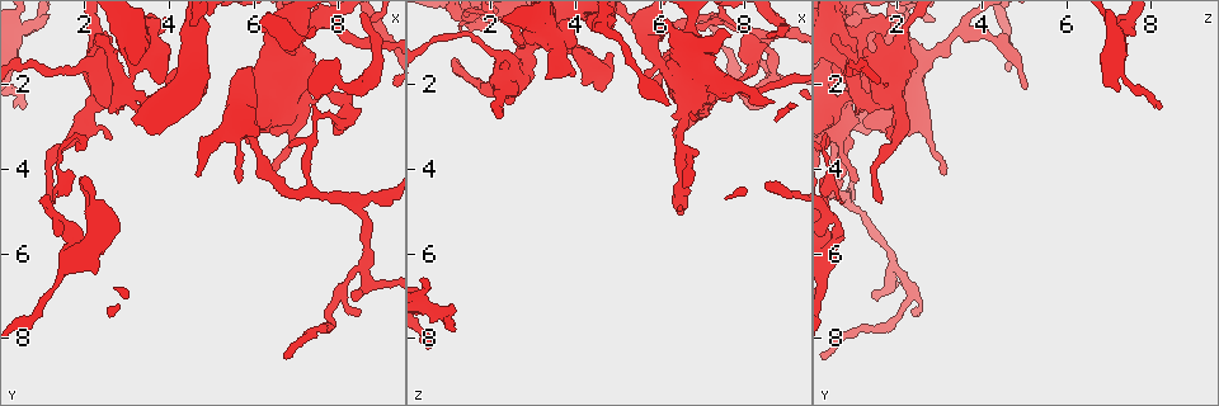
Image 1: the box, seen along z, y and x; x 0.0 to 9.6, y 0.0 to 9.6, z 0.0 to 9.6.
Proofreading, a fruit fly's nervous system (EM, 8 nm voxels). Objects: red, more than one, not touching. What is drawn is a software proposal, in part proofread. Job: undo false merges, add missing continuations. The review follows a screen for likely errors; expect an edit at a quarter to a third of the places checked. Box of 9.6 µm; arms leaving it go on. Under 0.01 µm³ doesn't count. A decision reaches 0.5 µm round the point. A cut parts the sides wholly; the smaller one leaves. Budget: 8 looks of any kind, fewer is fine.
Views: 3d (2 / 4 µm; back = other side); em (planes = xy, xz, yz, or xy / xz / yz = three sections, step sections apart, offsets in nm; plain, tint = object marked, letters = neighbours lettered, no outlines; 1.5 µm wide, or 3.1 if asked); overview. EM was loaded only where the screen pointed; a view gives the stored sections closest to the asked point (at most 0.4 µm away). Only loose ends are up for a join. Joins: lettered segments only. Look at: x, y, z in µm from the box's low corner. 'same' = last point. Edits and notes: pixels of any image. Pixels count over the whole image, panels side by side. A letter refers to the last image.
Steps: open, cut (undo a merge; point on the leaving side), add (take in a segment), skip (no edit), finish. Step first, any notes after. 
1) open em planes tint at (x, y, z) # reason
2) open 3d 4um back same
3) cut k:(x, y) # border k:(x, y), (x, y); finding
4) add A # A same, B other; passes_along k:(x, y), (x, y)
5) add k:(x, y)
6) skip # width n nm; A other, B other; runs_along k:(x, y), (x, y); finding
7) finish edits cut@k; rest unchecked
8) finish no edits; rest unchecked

open 3d 4um at (0.65, 0.70, 7.35) # sudden change in width

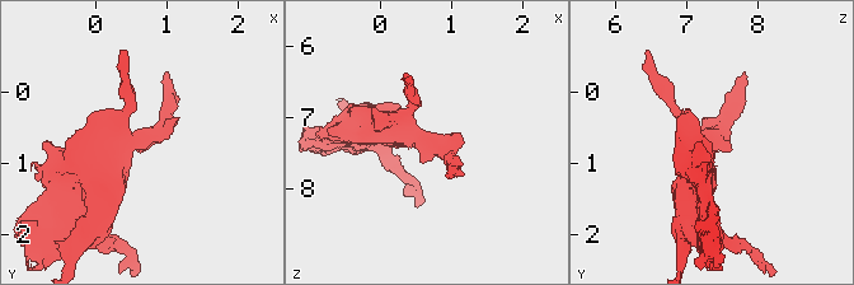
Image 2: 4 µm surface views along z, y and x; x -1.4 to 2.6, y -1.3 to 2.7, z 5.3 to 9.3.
open em planes tint at (0.60, 0.70, 7.30) # arm_widths 220, 550 nm; need the tissue

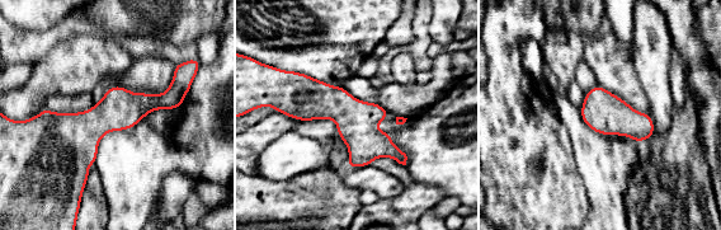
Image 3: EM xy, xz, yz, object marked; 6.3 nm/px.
open em planes letters same # see the neighbours

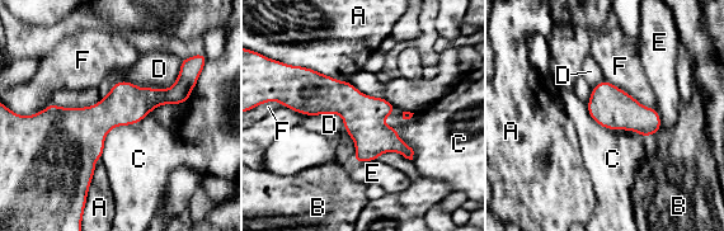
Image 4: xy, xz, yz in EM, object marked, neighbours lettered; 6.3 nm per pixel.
skip # A other, B other, C other, D other, E other, F other; border 4:(147, 114), (114, 126), (100, 158); continuous, no second cell

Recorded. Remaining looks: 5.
open 3d 4um at (6.85, 3.45, 0.65) # tapers out

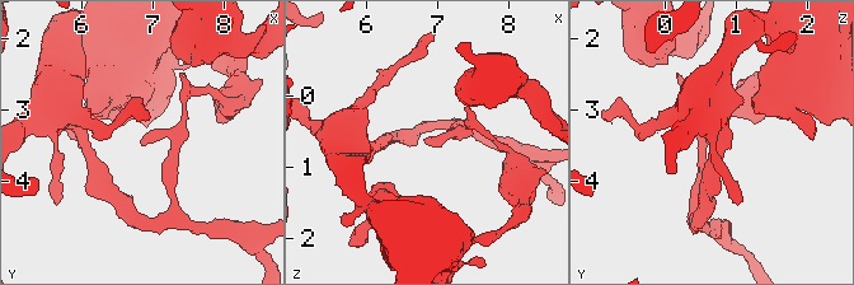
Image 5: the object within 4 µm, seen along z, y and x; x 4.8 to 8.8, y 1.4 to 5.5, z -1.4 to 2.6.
open em xz step 4 tint at (6.80, 3.45, 0.60)

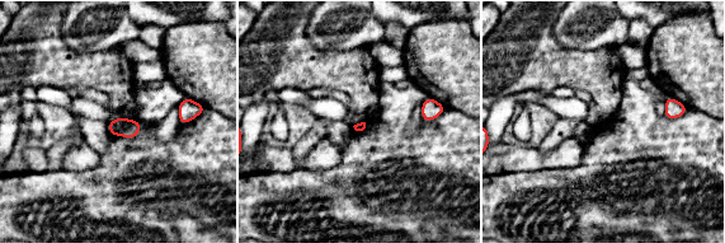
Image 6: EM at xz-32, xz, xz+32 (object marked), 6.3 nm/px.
open em planes letters same

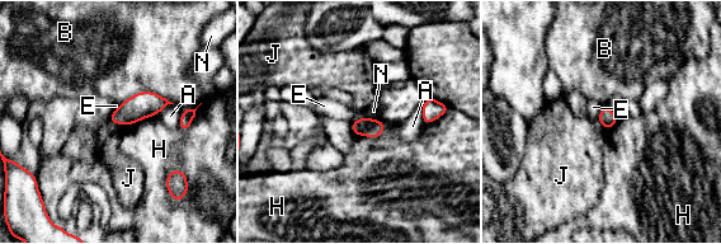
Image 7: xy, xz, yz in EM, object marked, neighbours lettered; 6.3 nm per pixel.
skip # width 110 nm; A other, B other, E other, H other, J other, N other; border 7:(602, 106), (597, 120); no lettered segment goes on from it

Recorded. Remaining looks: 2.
finish no edits; rest unchecked

